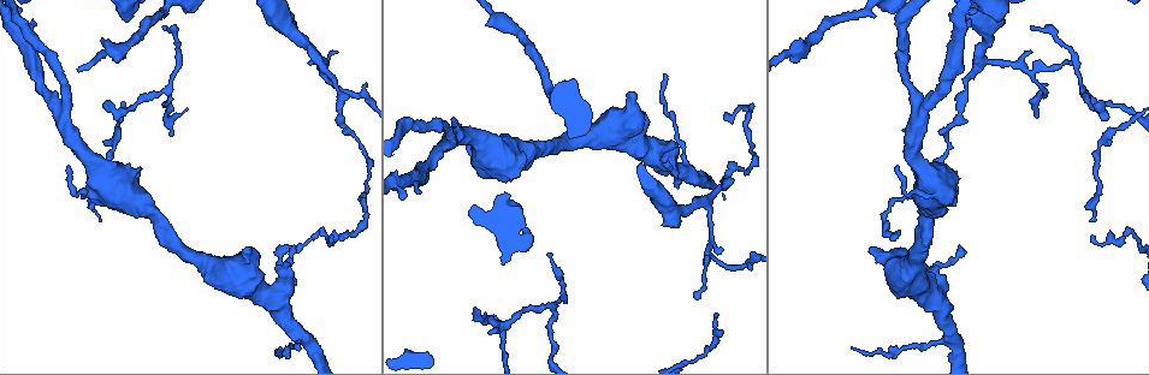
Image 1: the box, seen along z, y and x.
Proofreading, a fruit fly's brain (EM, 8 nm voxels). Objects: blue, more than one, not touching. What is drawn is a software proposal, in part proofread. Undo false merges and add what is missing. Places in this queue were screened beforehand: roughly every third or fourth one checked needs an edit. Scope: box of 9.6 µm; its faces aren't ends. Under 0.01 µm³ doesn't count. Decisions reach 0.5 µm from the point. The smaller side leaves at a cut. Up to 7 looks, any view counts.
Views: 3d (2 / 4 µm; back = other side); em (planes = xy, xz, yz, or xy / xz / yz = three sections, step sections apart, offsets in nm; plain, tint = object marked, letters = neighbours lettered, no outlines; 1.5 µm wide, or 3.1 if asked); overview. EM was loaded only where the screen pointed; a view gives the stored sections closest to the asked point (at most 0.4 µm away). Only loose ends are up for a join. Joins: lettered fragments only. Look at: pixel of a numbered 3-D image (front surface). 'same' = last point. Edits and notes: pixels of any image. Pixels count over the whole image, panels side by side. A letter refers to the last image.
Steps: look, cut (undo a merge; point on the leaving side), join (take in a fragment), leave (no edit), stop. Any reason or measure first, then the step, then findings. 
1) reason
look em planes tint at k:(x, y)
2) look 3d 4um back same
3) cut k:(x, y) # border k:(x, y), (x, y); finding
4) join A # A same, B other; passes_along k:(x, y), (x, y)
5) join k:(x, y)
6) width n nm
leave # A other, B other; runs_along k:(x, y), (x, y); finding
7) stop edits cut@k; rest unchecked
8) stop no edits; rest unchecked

tapers out
look em yz step 4 tint at 1:(851, 347)

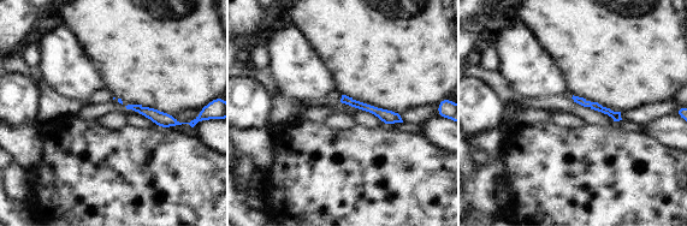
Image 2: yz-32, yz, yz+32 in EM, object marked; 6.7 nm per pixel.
look em yz step 4 letters same

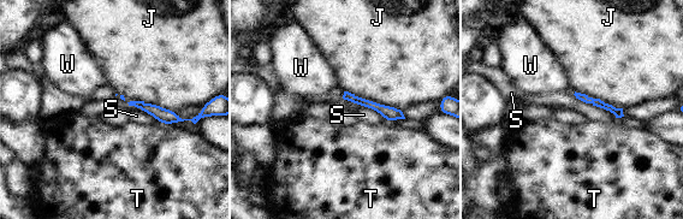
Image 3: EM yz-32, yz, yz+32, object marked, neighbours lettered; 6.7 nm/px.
longest_contact J 400 nm
leave # J other, S other, T other, W other; border 3:(572, 94), (616, 117); no lettered fragment goes on from it

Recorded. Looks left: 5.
an open end
look em yz step 4 tint at 1:(1092, 221)

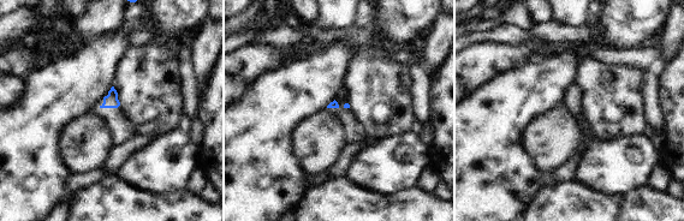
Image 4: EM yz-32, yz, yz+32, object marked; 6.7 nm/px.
look em planes letters same

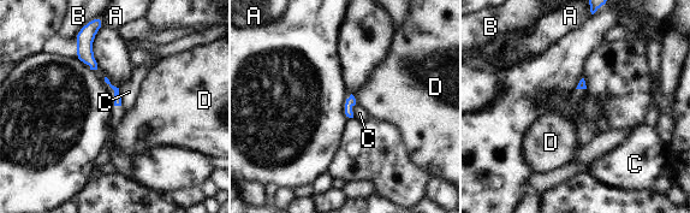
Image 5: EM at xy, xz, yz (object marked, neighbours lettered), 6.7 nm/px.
leave # A other, B other, C other, D other; no lettered fragment goes on from it

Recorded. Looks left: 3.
free end
look 3d 4um at 1:(487, 320)

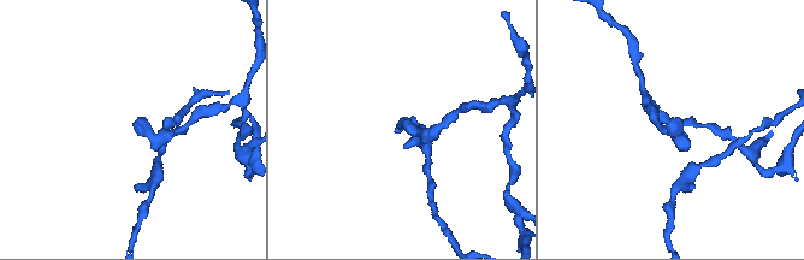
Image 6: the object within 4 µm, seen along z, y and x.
look em planes letters at 6:(404, 124)

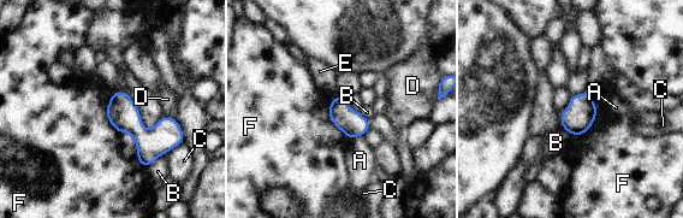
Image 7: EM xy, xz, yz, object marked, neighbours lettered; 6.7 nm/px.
longest_contact F 300 nm
leave # A other, B other, C other, D other, E other, F other; border 7:(332, 98), (328, 118), (348, 137); none of them fits

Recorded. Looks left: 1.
stop no edits; rest unchecked

